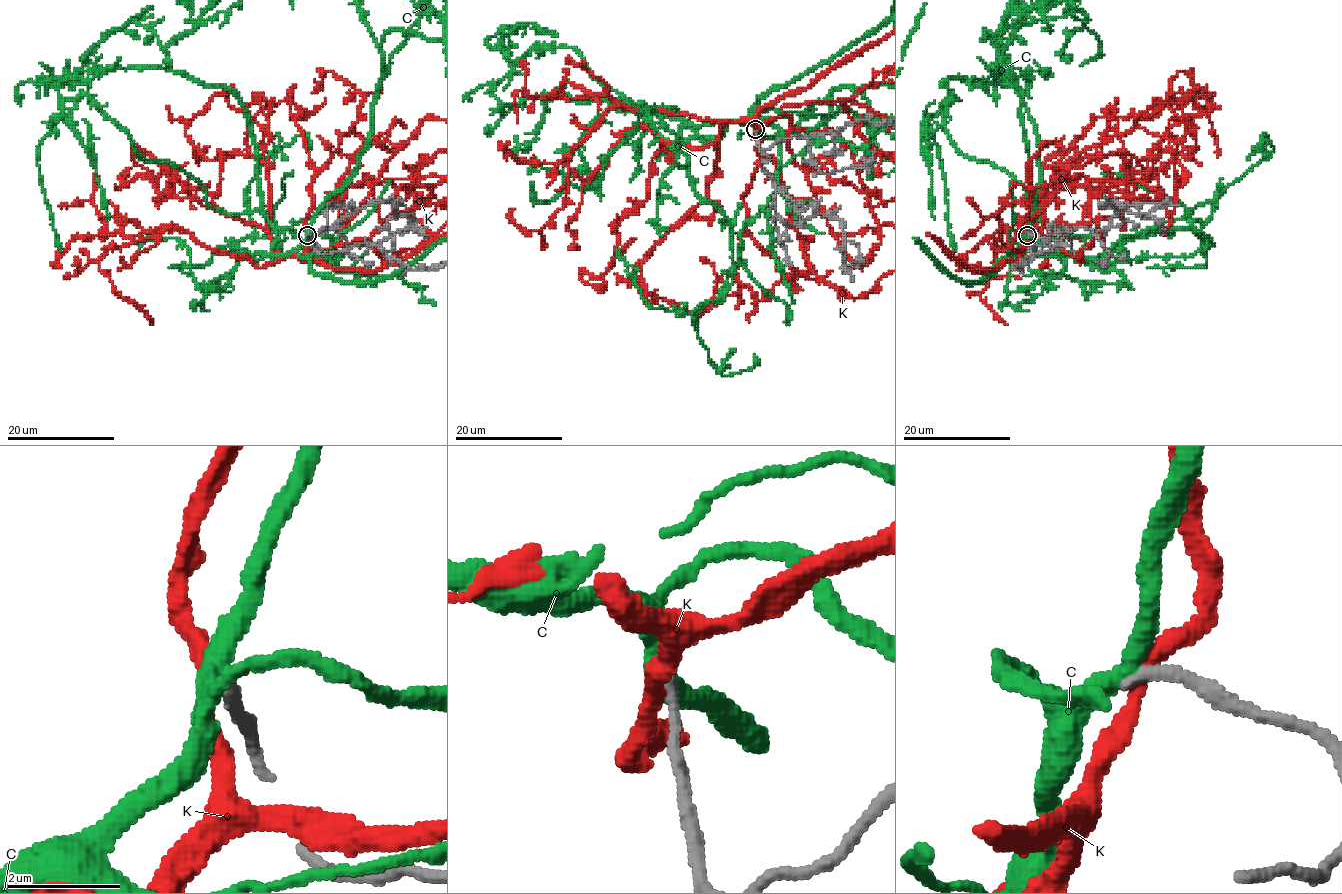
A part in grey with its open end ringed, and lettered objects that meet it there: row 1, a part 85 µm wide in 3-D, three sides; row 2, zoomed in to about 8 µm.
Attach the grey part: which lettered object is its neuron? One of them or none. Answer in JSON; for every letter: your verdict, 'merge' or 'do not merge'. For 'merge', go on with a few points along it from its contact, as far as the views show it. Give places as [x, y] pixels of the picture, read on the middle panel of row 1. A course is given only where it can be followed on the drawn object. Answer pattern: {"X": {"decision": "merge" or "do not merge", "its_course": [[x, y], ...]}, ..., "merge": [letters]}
{"C": {"decision": "do not merge"}, "K": {"decision": "do not merge"}, "merge": []}

